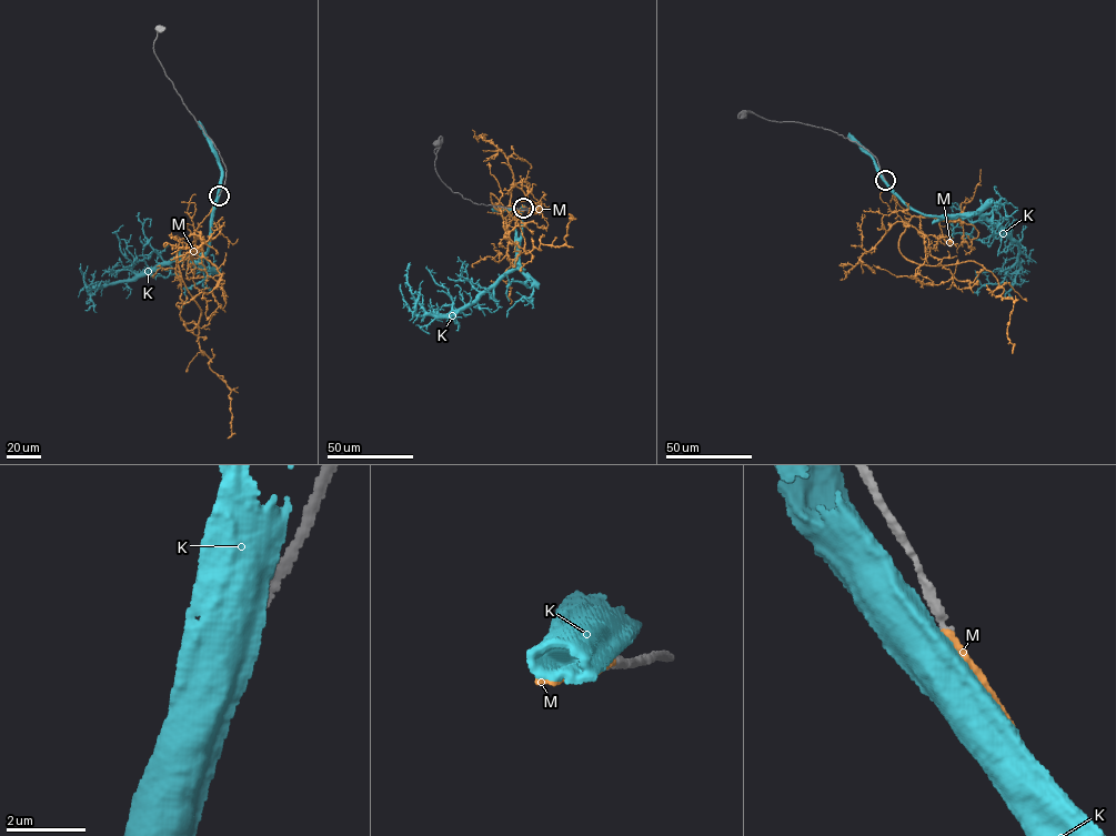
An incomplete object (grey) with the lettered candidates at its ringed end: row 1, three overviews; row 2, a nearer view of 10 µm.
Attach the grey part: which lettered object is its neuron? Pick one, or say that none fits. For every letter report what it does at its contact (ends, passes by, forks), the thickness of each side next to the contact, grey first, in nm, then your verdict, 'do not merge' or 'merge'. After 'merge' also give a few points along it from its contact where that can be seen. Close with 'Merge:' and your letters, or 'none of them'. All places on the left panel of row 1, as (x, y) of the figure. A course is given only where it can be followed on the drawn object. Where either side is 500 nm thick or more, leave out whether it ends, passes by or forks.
K: 280 nm thick on the grey side, 850 nm on the other; do not merge
M: it ends there; 220 nm thick on the grey side, 280 nm on the other; do not merge
Merge: none of them

